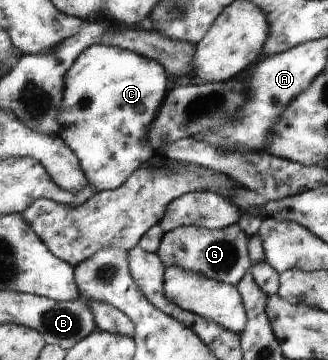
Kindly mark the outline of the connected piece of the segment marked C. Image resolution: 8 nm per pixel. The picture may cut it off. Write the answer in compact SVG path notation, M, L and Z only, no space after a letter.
M100 43L88 46L67 70L66 89L58 116L61 124L58 136L78 156L87 182L96 191L119 189L141 165L154 156L149 144L149 134L155 123L154 118L159 114L162 100L167 99L166 92L168 76L159 62L118 47Z

